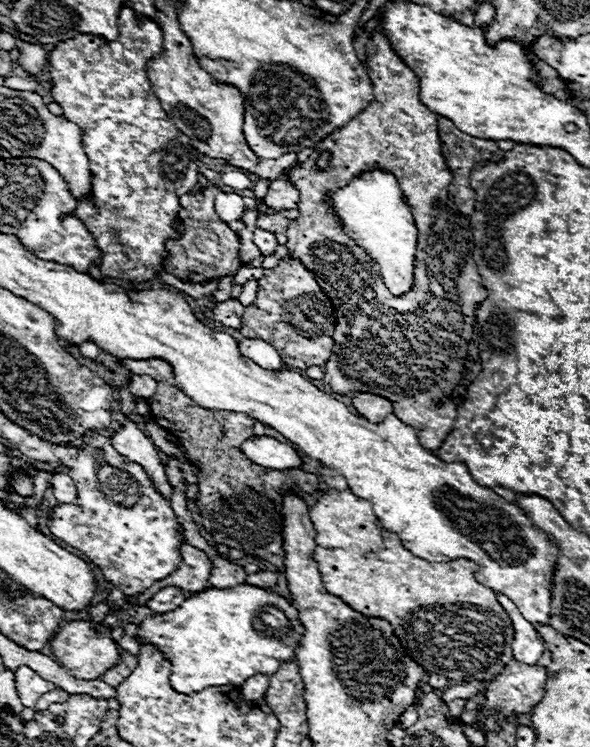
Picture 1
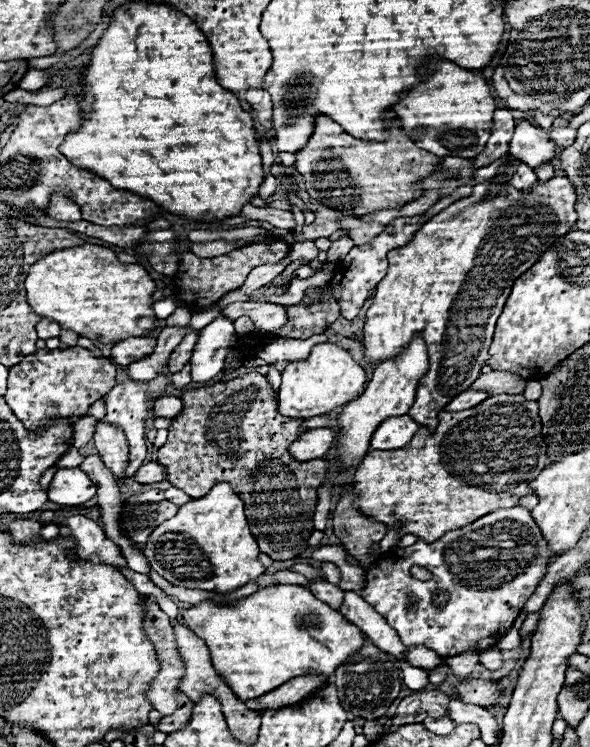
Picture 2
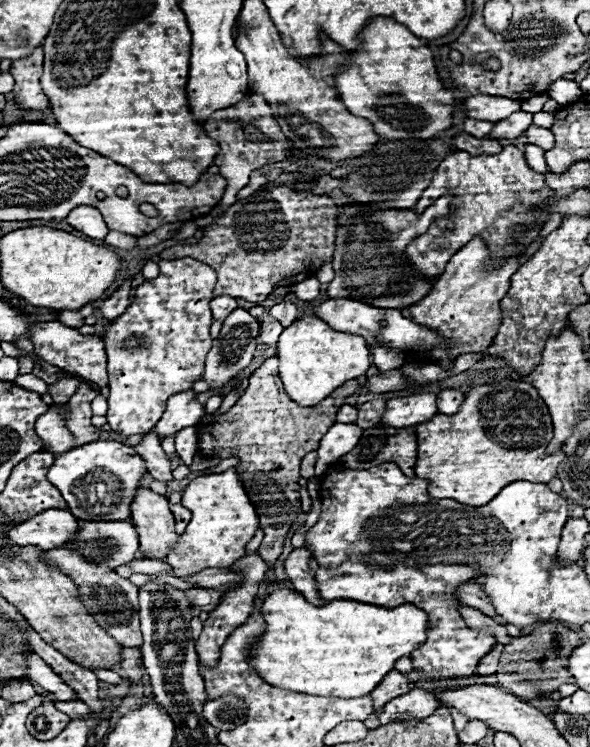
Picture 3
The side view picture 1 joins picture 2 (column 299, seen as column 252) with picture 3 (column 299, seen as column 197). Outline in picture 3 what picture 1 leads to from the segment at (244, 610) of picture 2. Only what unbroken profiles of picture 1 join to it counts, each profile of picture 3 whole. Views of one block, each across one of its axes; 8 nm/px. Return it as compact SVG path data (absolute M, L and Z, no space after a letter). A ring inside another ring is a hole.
M274 590L260 606L260 612L266 620L266 632L252 652L252 666L268 684L312 696L360 698L370 694L376 684L394 670L398 658L410 656L420 648L420 644L424 644L428 630L428 612L414 604L384 608L356 600L332 600L322 606L314 606L294 590Z

